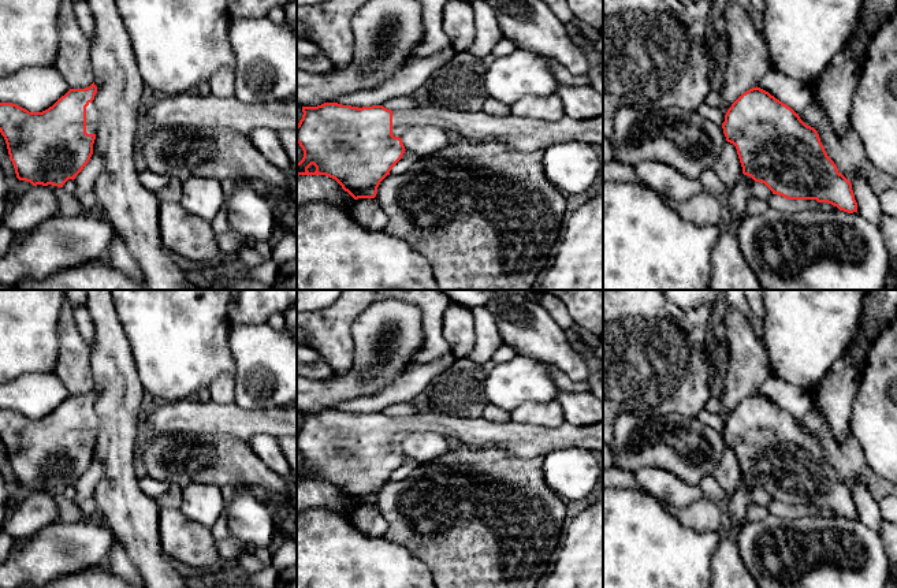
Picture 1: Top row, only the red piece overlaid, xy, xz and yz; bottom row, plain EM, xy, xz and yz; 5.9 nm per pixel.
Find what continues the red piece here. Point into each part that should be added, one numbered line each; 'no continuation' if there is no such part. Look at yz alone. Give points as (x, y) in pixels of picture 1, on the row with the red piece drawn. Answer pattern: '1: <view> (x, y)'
no continuation

